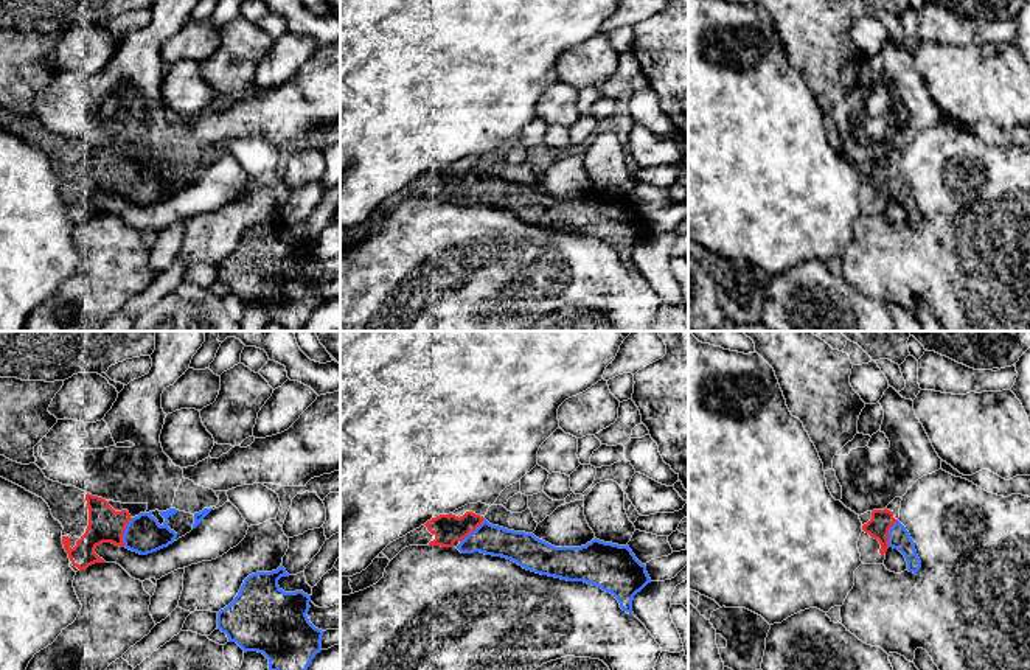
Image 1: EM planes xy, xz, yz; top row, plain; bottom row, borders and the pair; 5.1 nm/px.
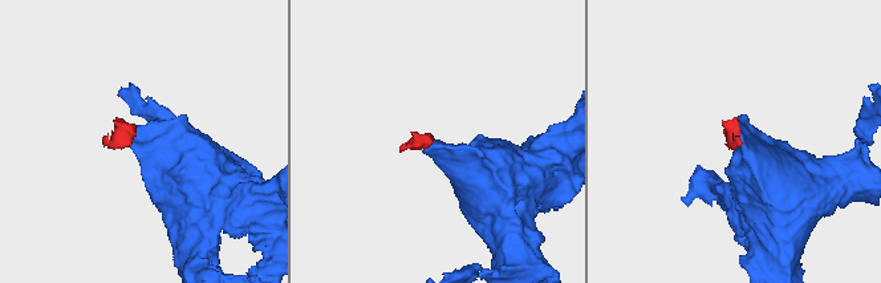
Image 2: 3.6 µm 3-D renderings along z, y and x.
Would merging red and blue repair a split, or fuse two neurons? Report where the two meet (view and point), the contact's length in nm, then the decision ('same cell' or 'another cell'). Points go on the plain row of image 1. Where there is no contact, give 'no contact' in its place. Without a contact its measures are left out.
contact xy (123, 184); length 160 nm; same cell

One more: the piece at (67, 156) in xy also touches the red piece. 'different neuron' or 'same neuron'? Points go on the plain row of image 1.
same neuron

